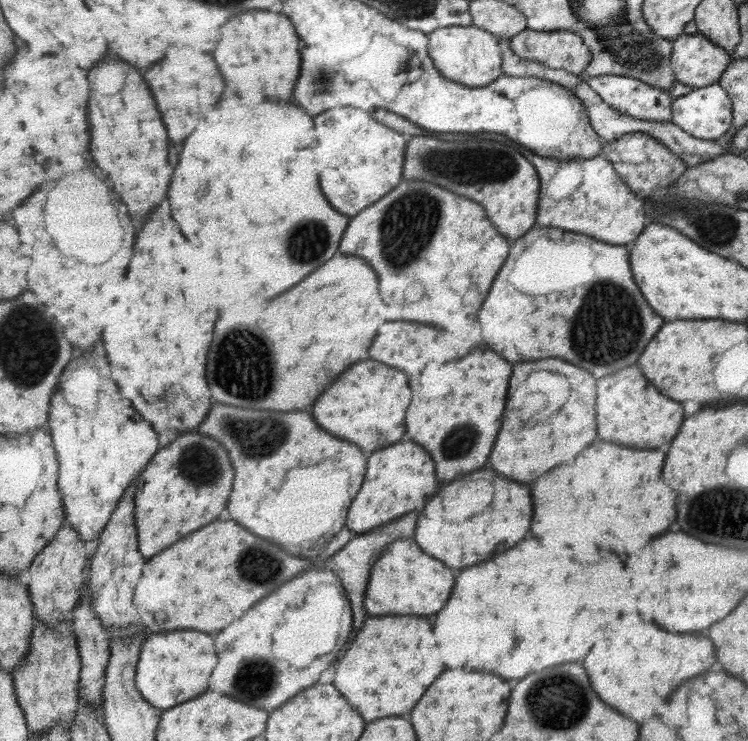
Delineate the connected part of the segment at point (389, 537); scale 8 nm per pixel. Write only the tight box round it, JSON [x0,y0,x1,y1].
[323,510,423,630]

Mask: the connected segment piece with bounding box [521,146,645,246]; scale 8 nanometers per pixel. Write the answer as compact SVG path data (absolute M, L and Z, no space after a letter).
M521 146L521 152L537 164L537 170L541 174L541 194L538 211L537 225L566 229L567 231L578 232L581 235L592 236L597 240L605 241L605 244L629 246L644 230L645 218L643 218L643 208L641 200L633 196L633 192L620 179L619 174L612 167L611 161L605 159L601 152L593 159L579 159L585 176L583 184L567 198L555 200L547 196L547 187L551 178L559 172L563 162L569 160L556 159L551 157L537 156L535 152L527 150Z

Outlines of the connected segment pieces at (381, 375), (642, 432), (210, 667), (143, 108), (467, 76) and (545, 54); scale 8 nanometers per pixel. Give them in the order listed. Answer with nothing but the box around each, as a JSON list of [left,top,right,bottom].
[[313,360,411,452],[597,366,683,450],[135,632,219,710],[89,58,181,218],[430,26,504,87],[511,28,593,77]]

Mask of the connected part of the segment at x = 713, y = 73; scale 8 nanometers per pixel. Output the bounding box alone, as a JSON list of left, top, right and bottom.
[671,32,730,88]

